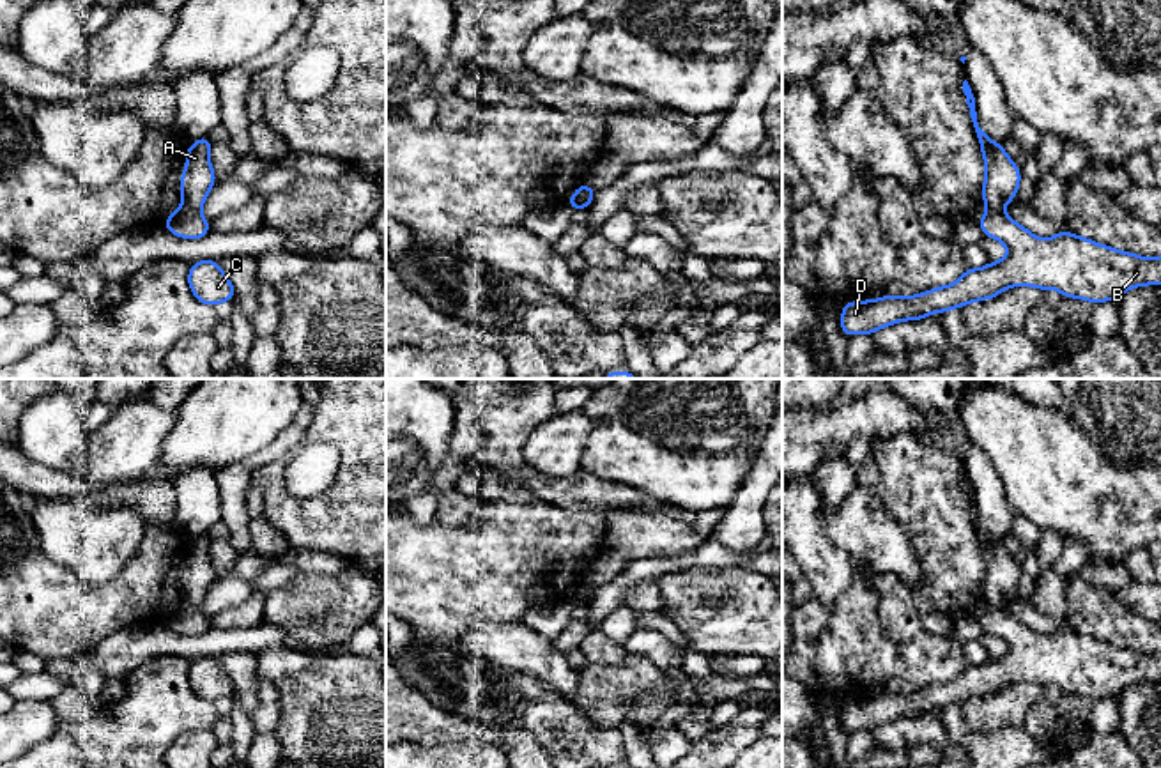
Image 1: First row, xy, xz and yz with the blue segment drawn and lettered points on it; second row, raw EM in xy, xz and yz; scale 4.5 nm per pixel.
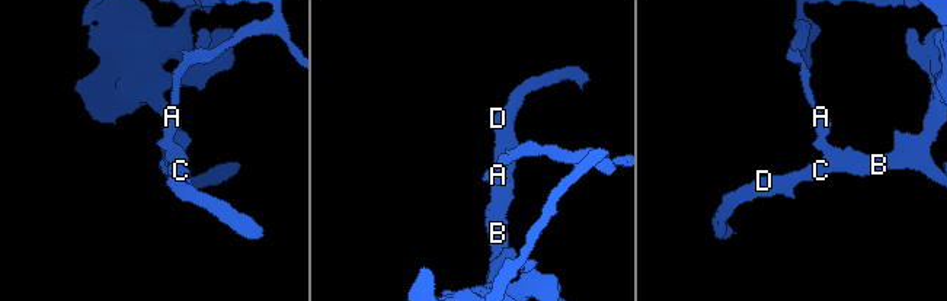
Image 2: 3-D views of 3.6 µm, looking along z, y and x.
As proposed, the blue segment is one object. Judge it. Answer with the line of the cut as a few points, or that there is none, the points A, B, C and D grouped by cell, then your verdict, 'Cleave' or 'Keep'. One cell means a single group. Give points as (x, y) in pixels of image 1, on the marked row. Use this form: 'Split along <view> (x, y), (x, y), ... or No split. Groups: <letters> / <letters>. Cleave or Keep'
Split along xy (184, 206), (199, 211). Groups: A / B C D. Cleave

